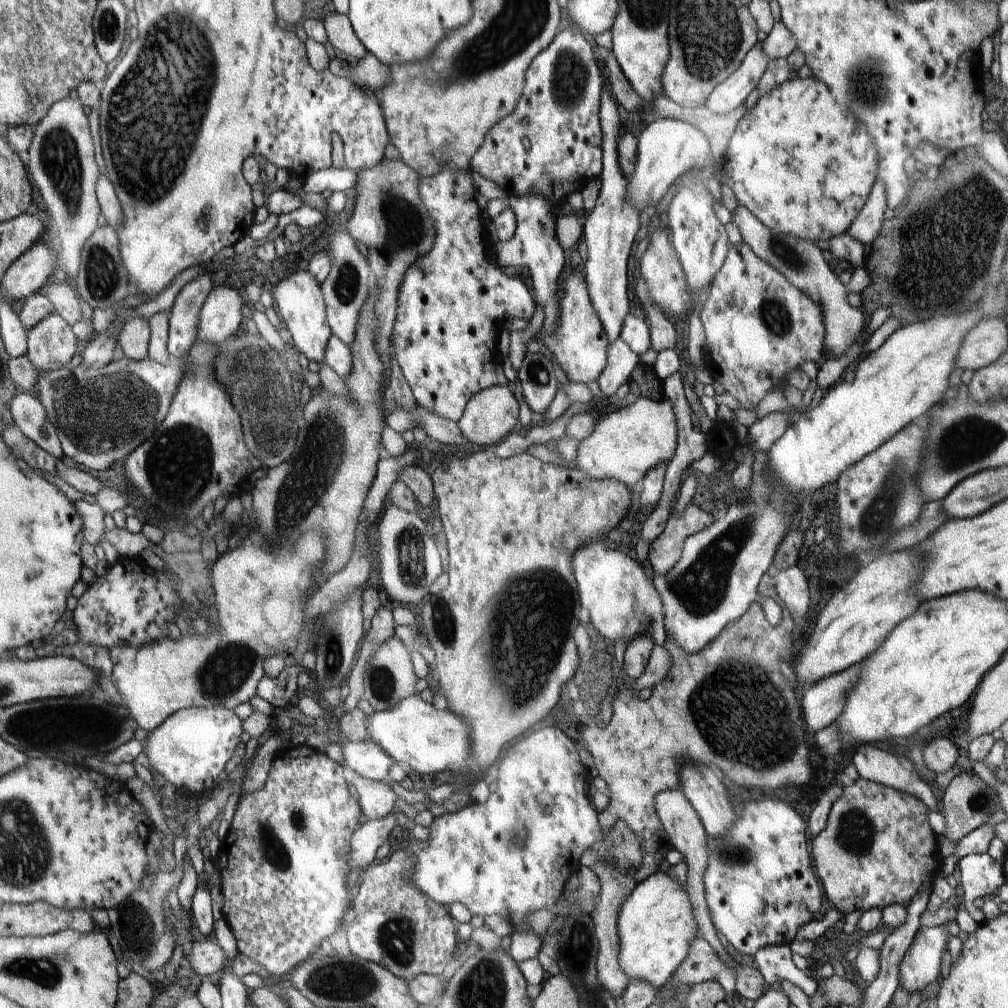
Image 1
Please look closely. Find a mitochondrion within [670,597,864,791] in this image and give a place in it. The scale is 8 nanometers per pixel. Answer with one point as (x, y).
(718, 697)

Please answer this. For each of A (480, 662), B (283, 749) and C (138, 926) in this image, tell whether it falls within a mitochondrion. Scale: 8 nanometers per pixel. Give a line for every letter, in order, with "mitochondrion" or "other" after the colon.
A: other
B: other
C: mitochondrion

